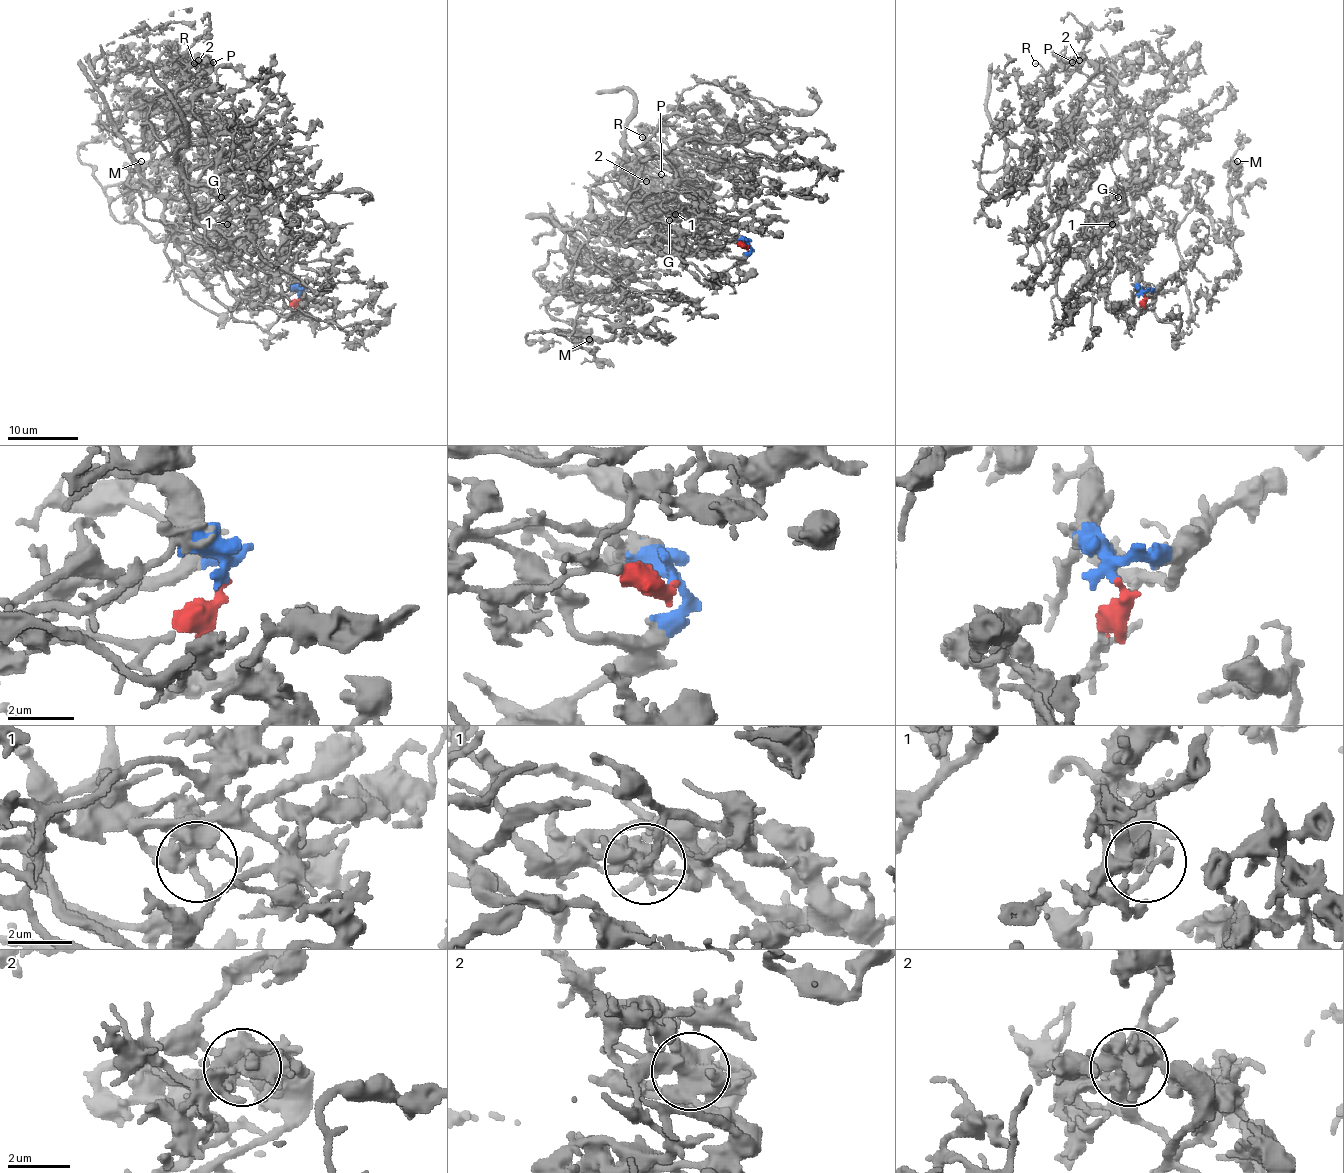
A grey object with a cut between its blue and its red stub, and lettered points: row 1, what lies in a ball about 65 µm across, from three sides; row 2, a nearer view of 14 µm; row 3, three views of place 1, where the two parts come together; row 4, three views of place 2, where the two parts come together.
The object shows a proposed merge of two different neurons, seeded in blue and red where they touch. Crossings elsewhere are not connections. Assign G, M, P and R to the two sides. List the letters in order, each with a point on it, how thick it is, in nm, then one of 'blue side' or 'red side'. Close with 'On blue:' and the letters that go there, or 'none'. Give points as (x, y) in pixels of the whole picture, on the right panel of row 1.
G: place (1118, 197); calibre 140 nm; blue side
M: place (1237, 161); calibre 200 nm; red side
P: place (1072, 62); calibre 320 nm; blue side
R: place (1035, 63); calibre 130 nm; blue side
On blue: G, P, R

